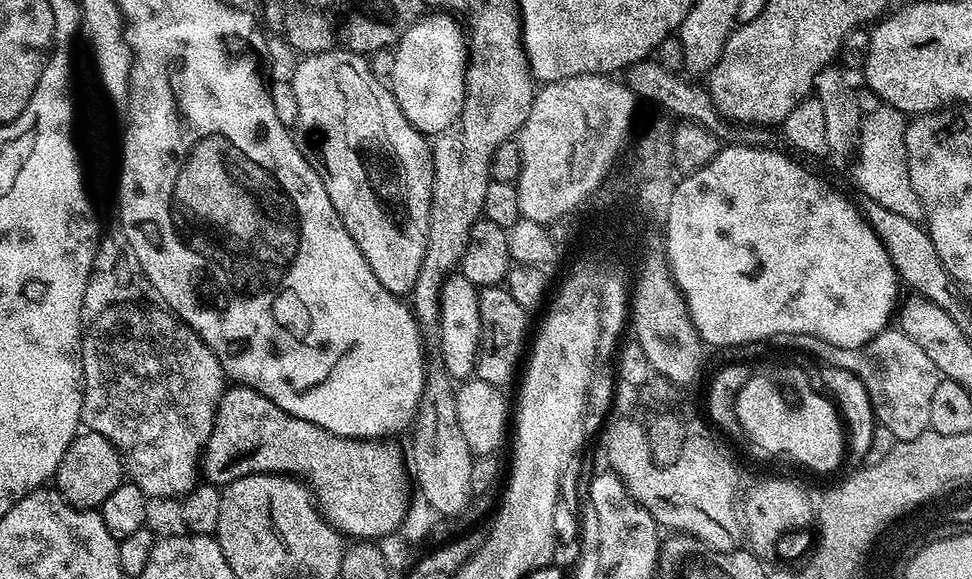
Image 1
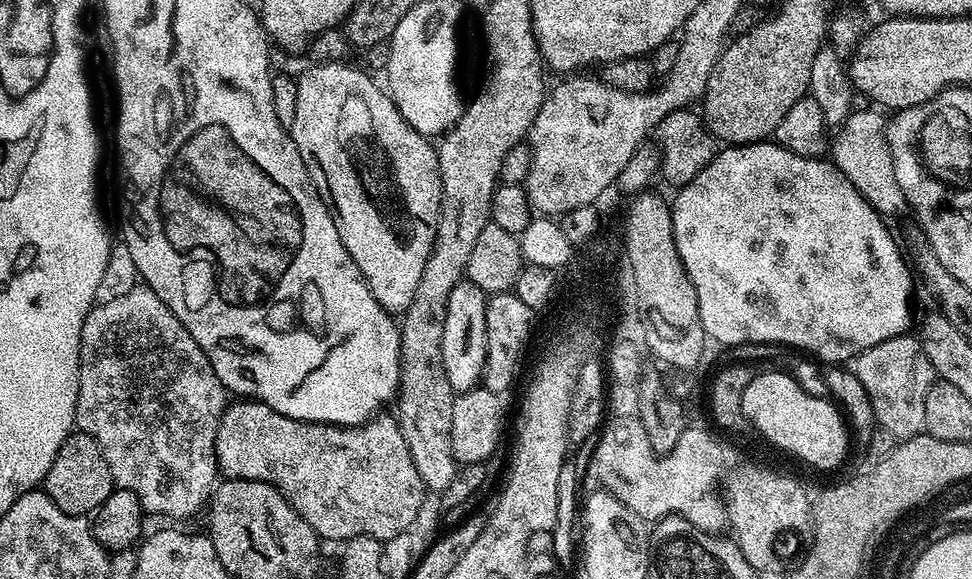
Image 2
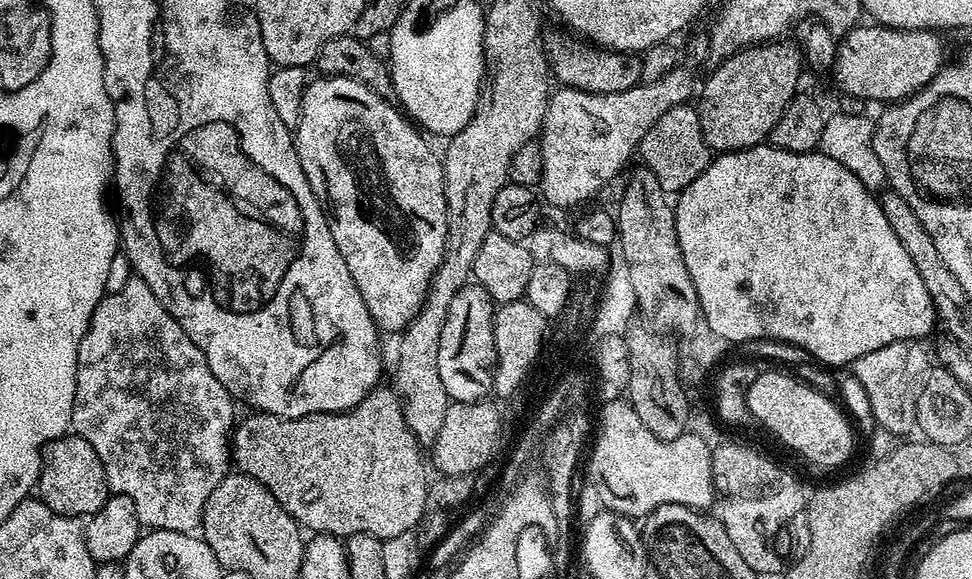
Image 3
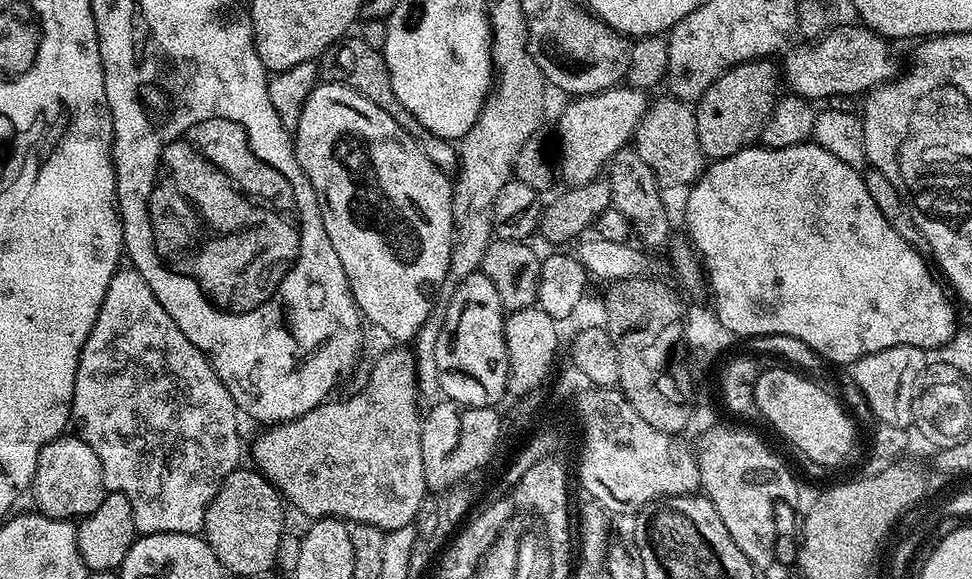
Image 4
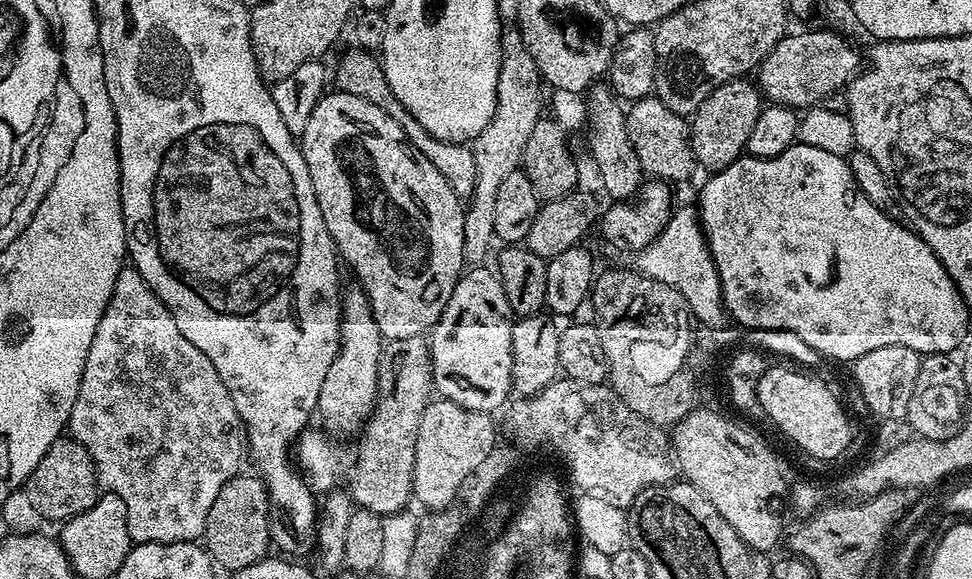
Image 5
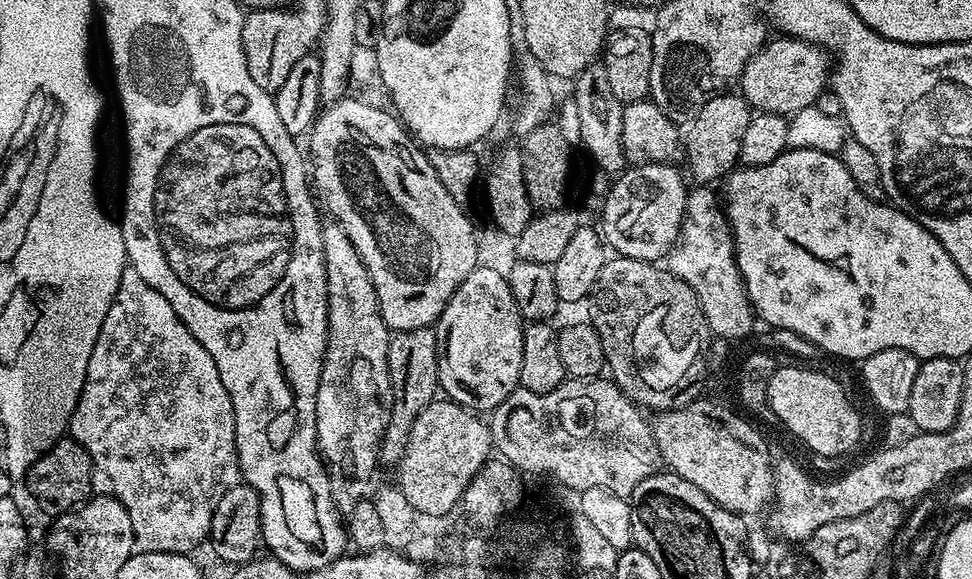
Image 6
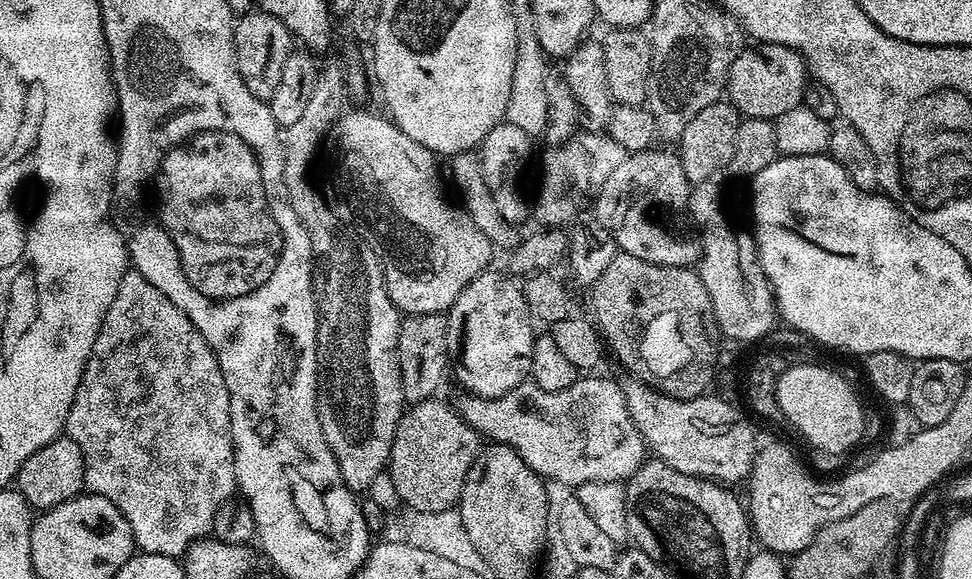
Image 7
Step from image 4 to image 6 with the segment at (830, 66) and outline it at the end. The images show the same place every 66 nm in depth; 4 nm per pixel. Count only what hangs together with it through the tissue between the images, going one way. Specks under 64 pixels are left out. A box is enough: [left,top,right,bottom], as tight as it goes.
[738,38,830,116]

